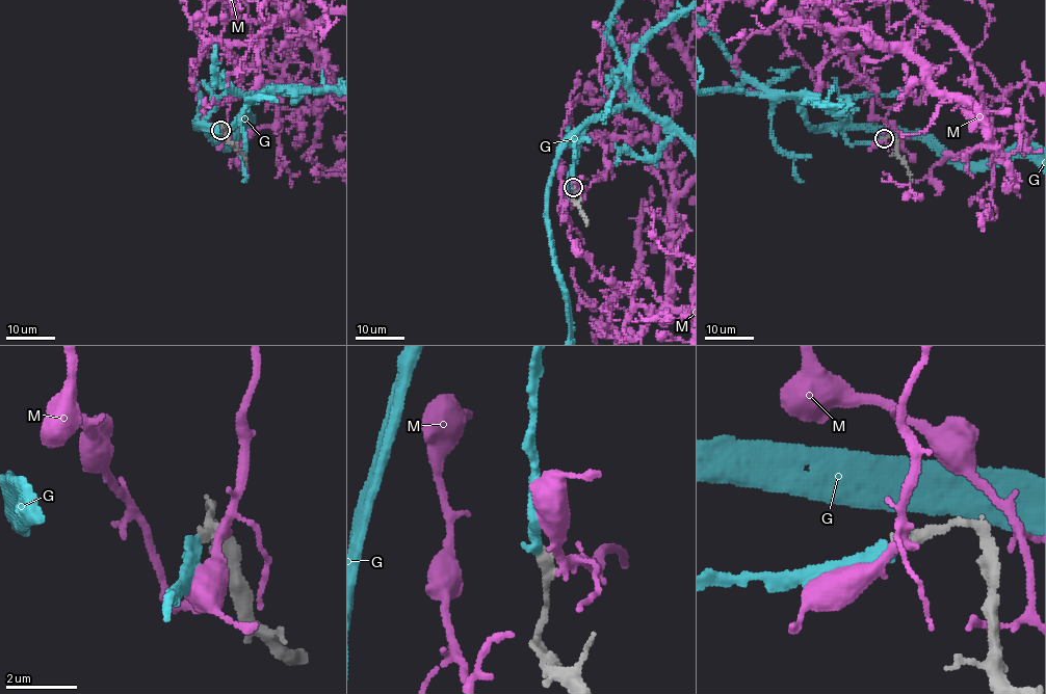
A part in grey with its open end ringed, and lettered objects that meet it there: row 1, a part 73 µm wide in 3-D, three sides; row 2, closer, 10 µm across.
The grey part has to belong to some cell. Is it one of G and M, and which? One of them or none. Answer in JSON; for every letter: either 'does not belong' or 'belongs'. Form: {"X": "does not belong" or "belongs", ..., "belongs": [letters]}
{"G": "belongs", "M": "does not belong", "belongs": ["G"]}

